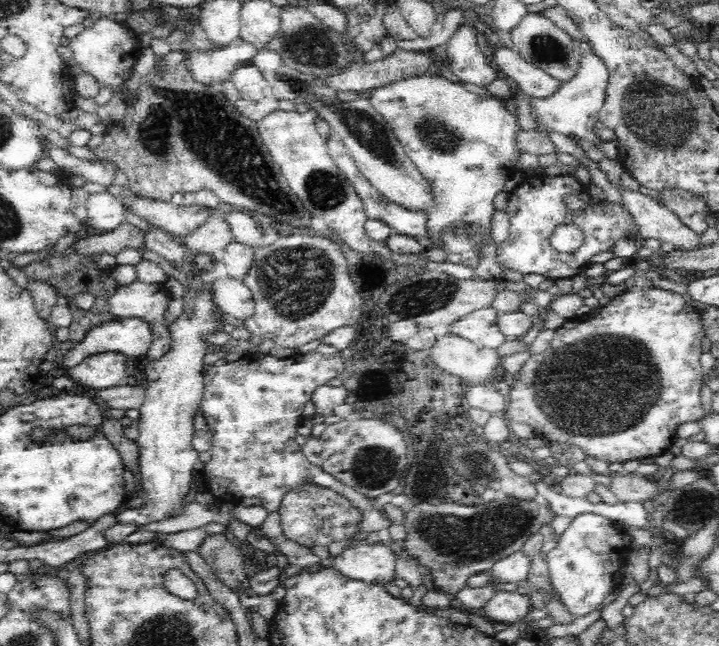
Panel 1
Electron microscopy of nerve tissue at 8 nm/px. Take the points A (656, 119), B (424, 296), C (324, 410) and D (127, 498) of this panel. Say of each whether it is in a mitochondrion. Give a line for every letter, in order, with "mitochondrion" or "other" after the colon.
A: mitochondrion
B: mitochondrion
C: other
D: other

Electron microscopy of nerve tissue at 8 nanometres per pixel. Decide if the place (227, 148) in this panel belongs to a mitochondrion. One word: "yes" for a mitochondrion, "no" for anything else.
yes

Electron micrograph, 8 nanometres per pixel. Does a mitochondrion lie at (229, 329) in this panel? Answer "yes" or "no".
no

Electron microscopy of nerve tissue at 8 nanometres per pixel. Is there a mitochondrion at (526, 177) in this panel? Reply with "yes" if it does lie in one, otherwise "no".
no

